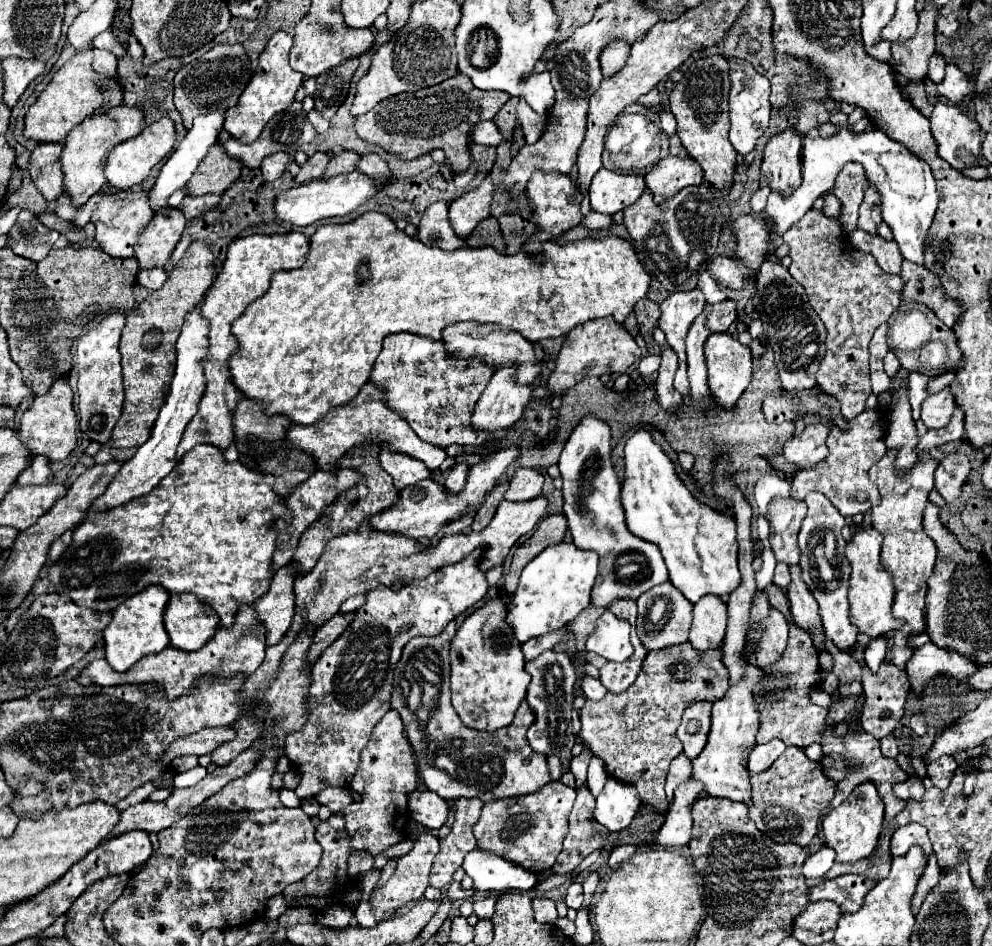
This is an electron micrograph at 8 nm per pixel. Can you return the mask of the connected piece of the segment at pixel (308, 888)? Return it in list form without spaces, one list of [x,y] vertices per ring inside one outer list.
[[[334,812],[328,820],[322,820],[316,826],[316,840],[322,846],[322,860],[320,860],[318,868],[314,868],[314,872],[310,872],[306,878],[284,888],[282,896],[290,908],[308,906],[316,912],[324,912],[330,906],[344,904],[342,900],[344,900],[346,890],[350,890],[356,884],[356,880],[348,874],[348,858],[352,854],[352,848],[350,848],[350,834],[344,828],[346,828],[344,816],[340,812]]]

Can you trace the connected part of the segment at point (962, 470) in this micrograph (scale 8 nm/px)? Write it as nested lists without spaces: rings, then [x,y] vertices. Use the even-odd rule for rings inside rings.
[[[952,452],[940,460],[936,468],[936,490],[944,496],[946,502],[952,502],[960,496],[960,488],[966,482],[970,472],[968,456],[962,452]]]

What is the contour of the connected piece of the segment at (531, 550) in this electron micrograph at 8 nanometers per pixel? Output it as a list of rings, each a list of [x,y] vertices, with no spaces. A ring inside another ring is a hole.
[[[550,514],[550,516],[546,516],[538,524],[538,528],[534,530],[534,534],[524,544],[520,544],[516,548],[512,564],[510,564],[510,572],[506,574],[506,580],[504,580],[506,598],[510,598],[514,594],[516,586],[518,586],[520,572],[524,570],[524,566],[530,560],[534,560],[544,548],[562,542],[564,534],[566,534],[566,518],[562,514]]]

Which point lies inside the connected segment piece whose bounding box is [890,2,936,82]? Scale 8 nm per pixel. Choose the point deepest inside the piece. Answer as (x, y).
(910, 58)

